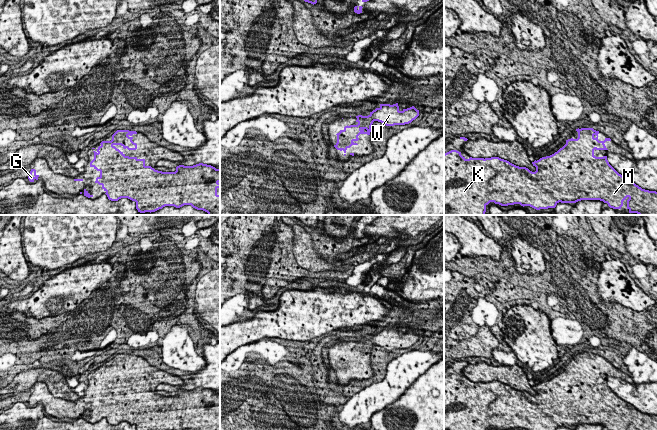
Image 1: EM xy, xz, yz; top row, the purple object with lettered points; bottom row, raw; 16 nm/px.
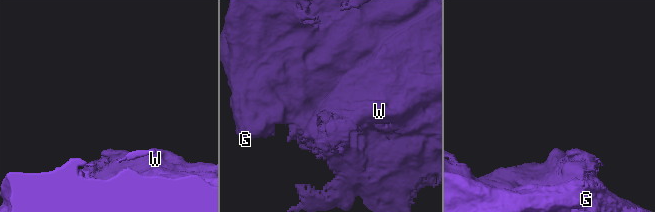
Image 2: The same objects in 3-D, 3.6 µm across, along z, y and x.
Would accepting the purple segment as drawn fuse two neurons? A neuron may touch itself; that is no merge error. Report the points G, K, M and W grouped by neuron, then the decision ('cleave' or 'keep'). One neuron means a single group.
groups G K M W; keep

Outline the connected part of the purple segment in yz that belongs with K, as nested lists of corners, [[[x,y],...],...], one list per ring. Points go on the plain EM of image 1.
[[[581,352],[576,353],[578,356],[577,363],[568,363],[566,368],[560,372],[557,376],[550,380],[542,381],[539,384],[532,386],[533,390],[536,391],[536,395],[532,396],[526,391],[519,391],[507,384],[501,383],[499,381],[491,382],[472,382],[466,383],[461,379],[461,376],[457,374],[451,374],[444,378],[444,430],[486,430],[490,426],[499,428],[501,430],[508,430],[514,428],[520,428],[521,430],[556,430],[559,426],[561,427],[576,427],[581,424],[600,424],[607,427],[608,430],[623,430],[623,425],[628,421],[627,430],[657,430],[657,416],[642,413],[636,409],[633,405],[626,403],[624,400],[619,398],[608,386],[607,380],[596,381],[594,379],[594,374],[608,374],[605,370],[606,365],[611,365],[610,362],[605,362],[604,365],[598,364],[599,355],[593,352]]]

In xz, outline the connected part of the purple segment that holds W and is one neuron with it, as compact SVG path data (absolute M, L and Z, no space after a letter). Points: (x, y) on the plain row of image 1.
M398 327L393 329L380 328L380 331L370 336L368 340L356 340L357 349L347 349L343 354L340 354L336 358L337 367L334 371L346 377L346 374L352 369L358 369L356 366L359 364L358 360L360 358L370 359L371 350L374 345L381 346L386 350L405 349L411 347L418 340L419 334L414 330L400 335Z

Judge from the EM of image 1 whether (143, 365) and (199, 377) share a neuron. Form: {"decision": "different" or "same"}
{"decision": "different"}

